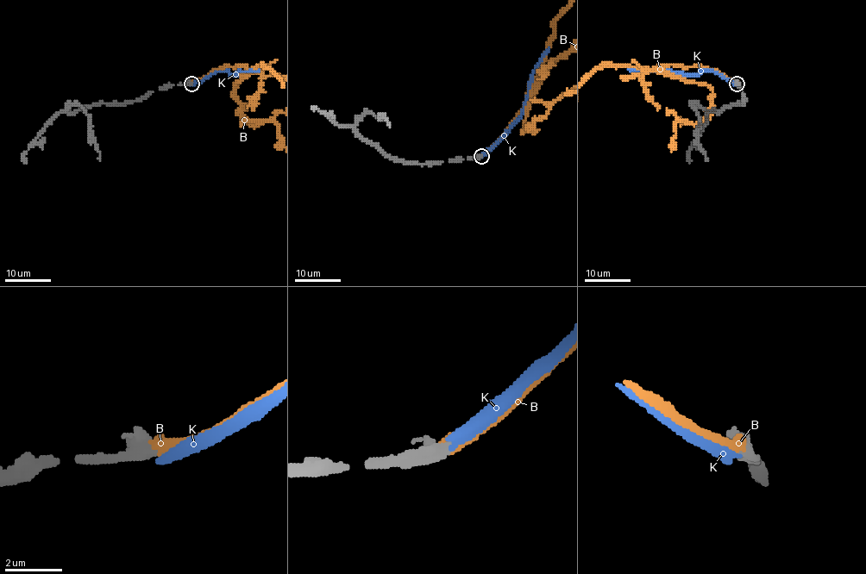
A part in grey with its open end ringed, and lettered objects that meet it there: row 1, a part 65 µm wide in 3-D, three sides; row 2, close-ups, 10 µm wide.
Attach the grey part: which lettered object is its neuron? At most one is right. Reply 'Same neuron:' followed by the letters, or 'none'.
Same neuron: B

